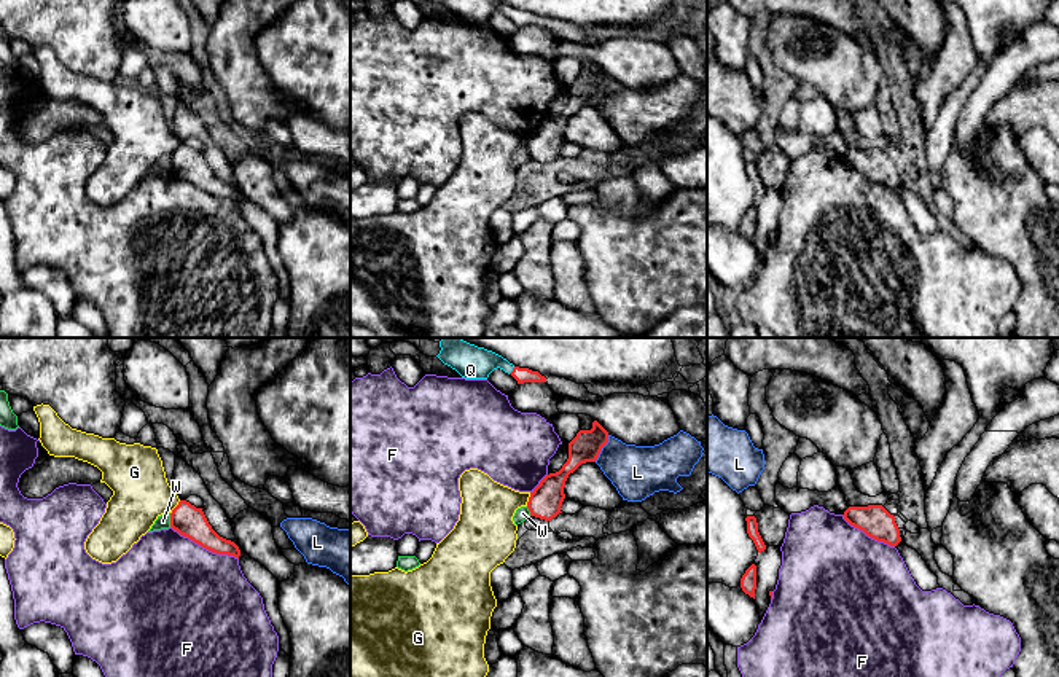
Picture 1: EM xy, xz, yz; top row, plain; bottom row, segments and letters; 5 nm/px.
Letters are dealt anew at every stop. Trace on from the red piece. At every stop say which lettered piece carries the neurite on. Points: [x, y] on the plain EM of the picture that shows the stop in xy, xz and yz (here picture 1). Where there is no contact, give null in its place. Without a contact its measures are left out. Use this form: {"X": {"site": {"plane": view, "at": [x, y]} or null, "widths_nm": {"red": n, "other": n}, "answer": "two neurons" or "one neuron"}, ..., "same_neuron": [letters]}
{"F": {"site": {"plane": "xy", "at": [204, 190]}, "widths_nm": {"red": 160, "other": 480}, "answer": "two neurons"}, "G": {"site": {"plane": "xz", "at": [529, 142]}, "widths_nm": {"red": 170, "other": 280}, "answer": "two neurons"}, "L": {"site": {"plane": "xz", "at": [602, 90]}, "widths_nm": {"red": 150, "other": 280}, "answer": "two neurons"}, "Q": {"site": {"plane": "xz", "at": [513, 13]}, "widths_nm": {"red": 80, "other": 110}, "answer": "one neuron"}, "W": {"site": {"plane": "xy", "at": [171, 163]}, "widths_nm": {"red": 160, "other": 70}, "answer": "two neurons"}, "same_neuron": ["Q"]}

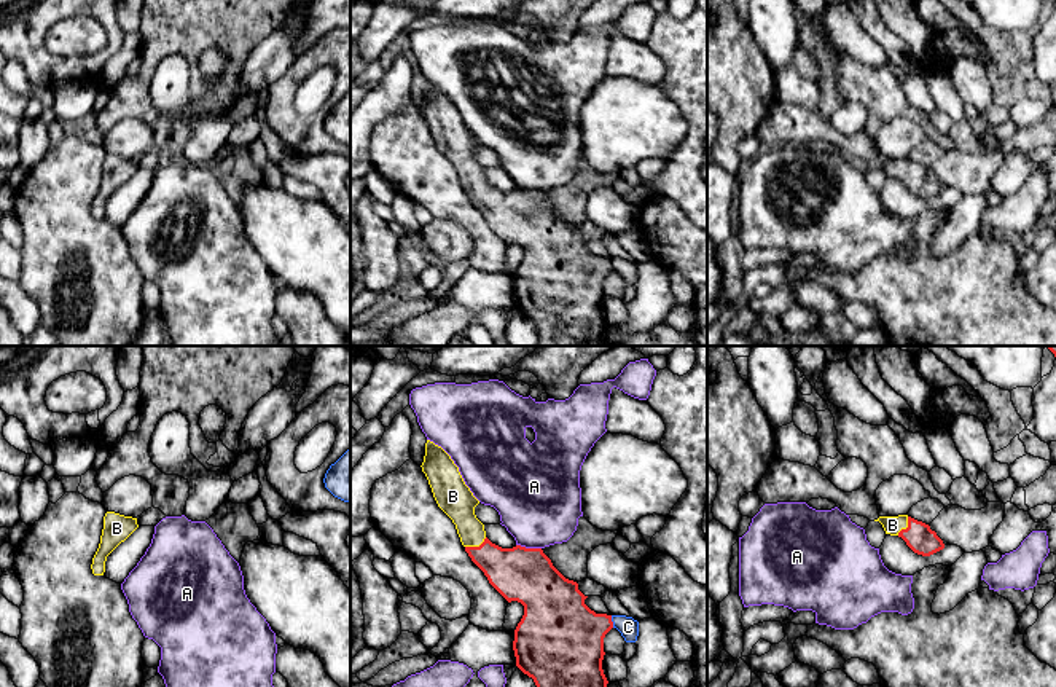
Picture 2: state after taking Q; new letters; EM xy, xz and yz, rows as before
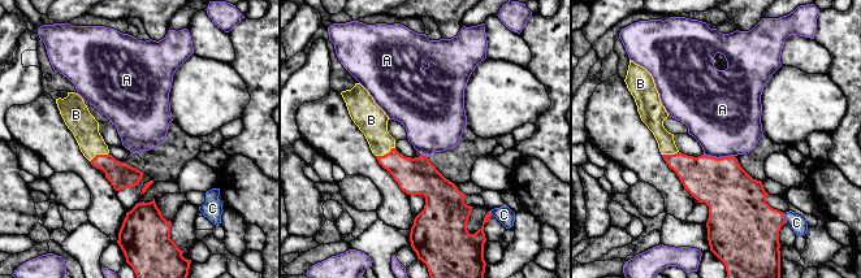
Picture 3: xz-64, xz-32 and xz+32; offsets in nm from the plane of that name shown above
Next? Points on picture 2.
{"A": {"site": {"plane": "xz", "at": [529, 192]}, "widths_nm": {"red": 280, "other": 420}, "answer": "two neurons"}, "B": {"site": {"plane": "xz", "at": [475, 190]}, "widths_nm": {"red": 260, "other": 170}, "answer": "one neuron"}, "C": {"site": {"plane": "xz", "at": [612, 265]}, "widths_nm": {"red": 380, "other": 100}, "answer": "two neurons"}, "same_neuron": ["B"]}

